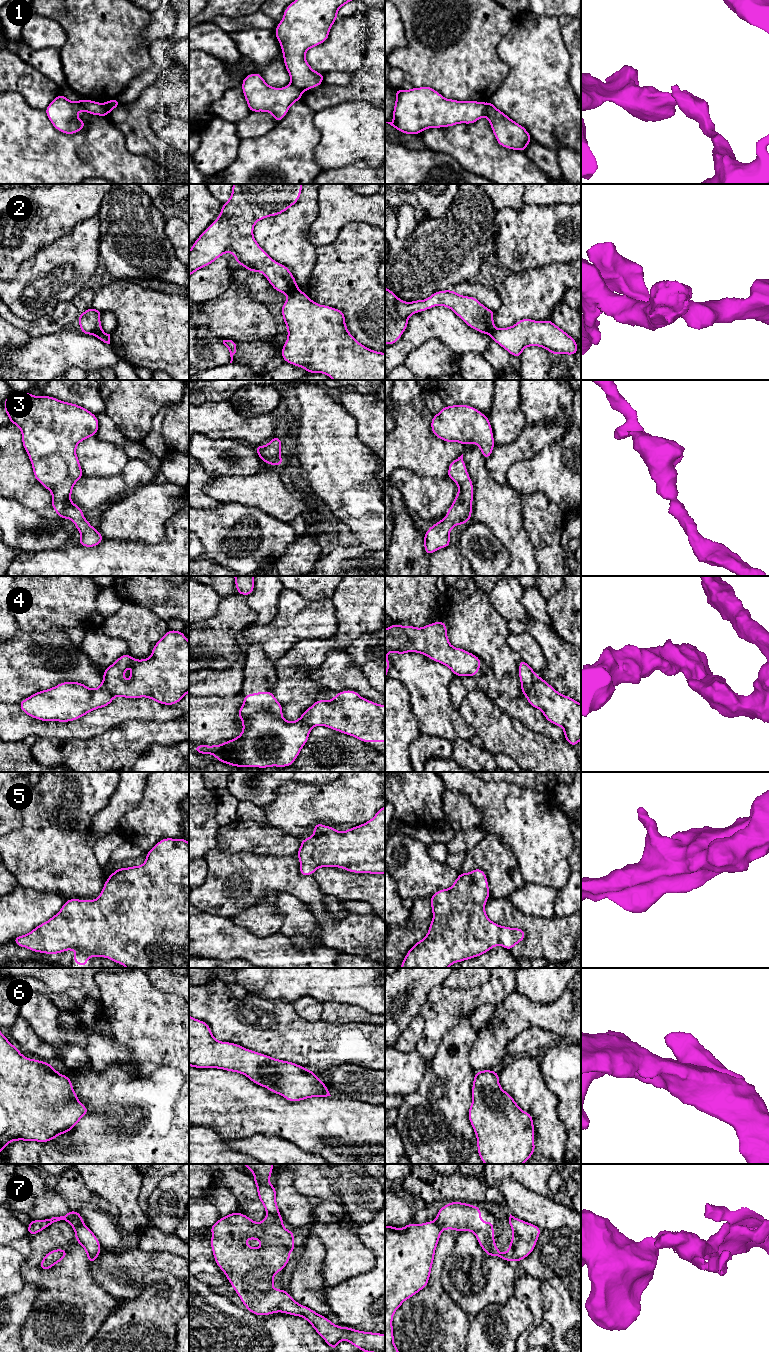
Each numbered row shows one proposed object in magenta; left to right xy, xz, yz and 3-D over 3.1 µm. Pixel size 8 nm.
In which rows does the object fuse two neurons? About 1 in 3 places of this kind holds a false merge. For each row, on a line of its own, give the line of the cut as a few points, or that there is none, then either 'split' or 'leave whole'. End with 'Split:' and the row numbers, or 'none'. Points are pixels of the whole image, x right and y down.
1: cut in xy along (101, 104), (104, 115); split
2: cut in xz along (298, 289), (289, 295); split
3: no cut; leave whole
4: cut in yz along (537, 676), (531, 689), (525, 695); split
5: no cut; leave whole
6: no cut; leave whole
7: cut in xz along (267, 1213), (280, 1217); split
Split: 1, 2, 4, 7

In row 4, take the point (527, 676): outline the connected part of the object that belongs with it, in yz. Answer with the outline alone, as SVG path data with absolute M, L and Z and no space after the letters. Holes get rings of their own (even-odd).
M521 659L519 661L519 679L521 681L521 691L523 695L526 696L528 694L536 678L537 674L534 670L525 662L525 660Z

